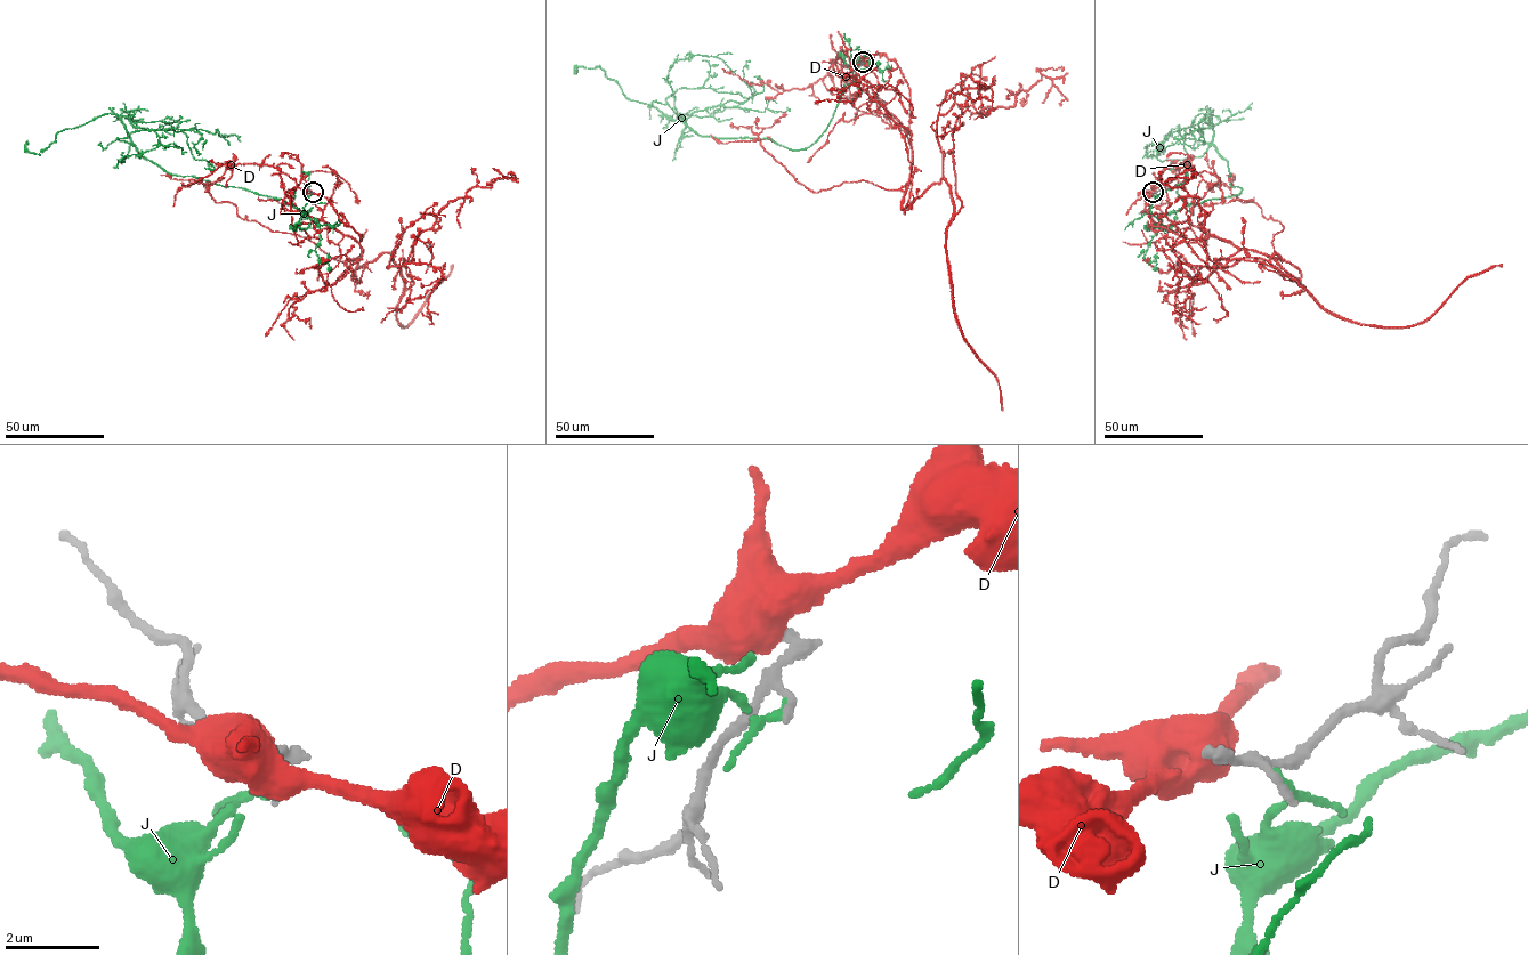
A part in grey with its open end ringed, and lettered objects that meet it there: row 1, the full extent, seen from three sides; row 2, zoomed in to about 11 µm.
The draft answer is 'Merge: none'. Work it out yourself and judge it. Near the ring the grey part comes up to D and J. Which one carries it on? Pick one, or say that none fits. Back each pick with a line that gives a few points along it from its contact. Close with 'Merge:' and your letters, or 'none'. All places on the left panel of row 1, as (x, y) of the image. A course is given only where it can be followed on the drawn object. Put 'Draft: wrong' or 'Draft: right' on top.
Draft: right
Merge: none

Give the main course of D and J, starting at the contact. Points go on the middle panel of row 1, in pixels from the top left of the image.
D: (860, 62), (908, 88), (902, 209), (942, 178), (962, 207), (967, 110), (1042, 75), (1059, 105)
J: (862, 64), (851, 58), (826, 129), (799, 150), (702, 136), (665, 100), (682, 87), (751, 97), (757, 79)

